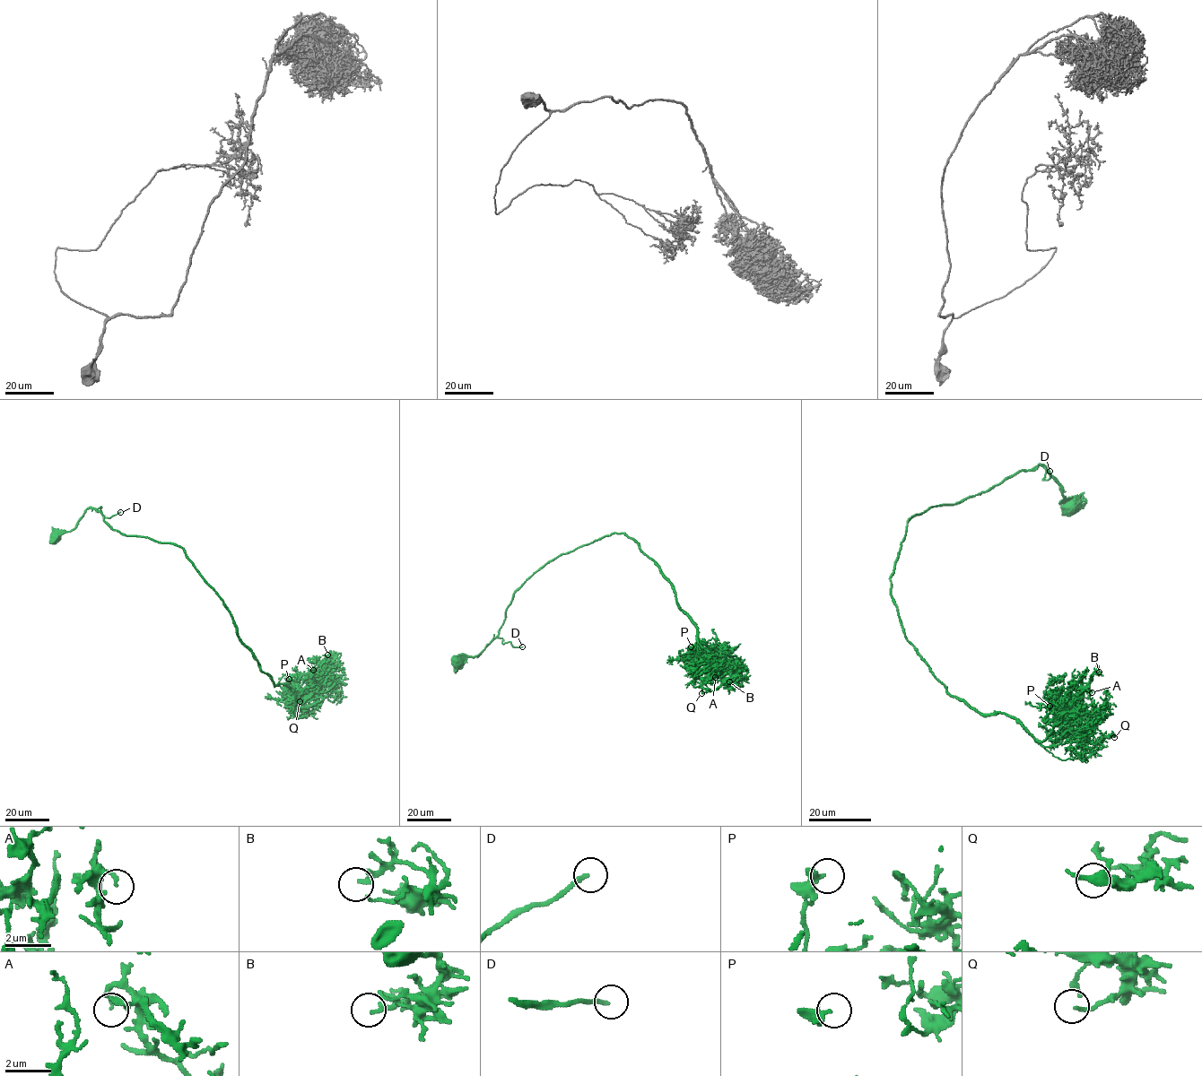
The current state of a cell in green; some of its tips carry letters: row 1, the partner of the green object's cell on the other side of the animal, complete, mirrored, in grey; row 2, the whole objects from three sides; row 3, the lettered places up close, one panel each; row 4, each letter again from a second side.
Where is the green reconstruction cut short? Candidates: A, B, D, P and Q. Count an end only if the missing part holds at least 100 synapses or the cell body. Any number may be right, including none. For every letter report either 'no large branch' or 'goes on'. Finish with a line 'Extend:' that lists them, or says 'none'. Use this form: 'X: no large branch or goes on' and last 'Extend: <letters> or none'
A: no large branch
B: no large branch
D: goes on
P: no large branch
Q: no large branch
Extend: D

